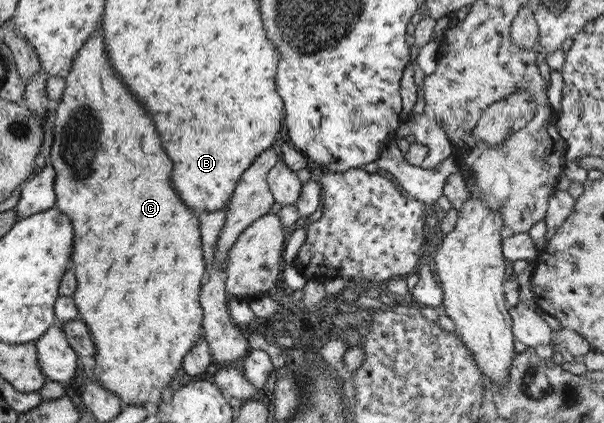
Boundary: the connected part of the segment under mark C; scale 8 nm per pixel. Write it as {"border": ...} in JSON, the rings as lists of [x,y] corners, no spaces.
{"border":[[[102,19],[90,34],[90,37],[78,49],[71,61],[68,73],[64,78],[64,89],[61,97],[55,102],[54,125],[52,129],[52,144],[50,145],[50,165],[54,168],[54,207],[64,213],[70,219],[70,227],[74,229],[74,241],[70,254],[70,267],[76,275],[76,293],[71,295],[74,305],[91,335],[94,349],[93,359],[96,365],[91,369],[90,376],[100,382],[106,390],[111,391],[122,403],[122,405],[141,405],[146,407],[157,407],[161,404],[160,392],[165,385],[181,369],[182,358],[188,349],[194,347],[194,341],[202,334],[201,319],[203,316],[198,296],[199,288],[205,280],[205,263],[203,262],[203,250],[201,249],[200,228],[195,213],[186,209],[182,201],[178,201],[178,195],[170,187],[170,171],[172,163],[162,151],[160,137],[154,129],[154,123],[146,109],[136,101],[136,97],[128,91],[128,87],[114,73],[108,56],[103,48]]]}

